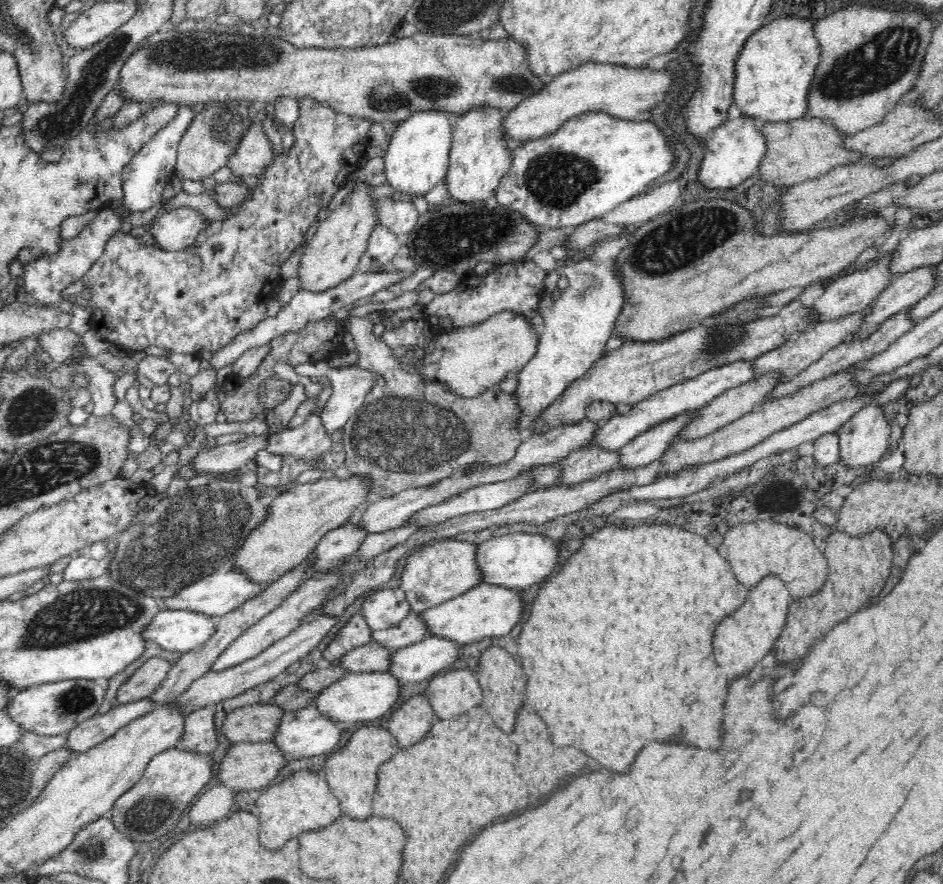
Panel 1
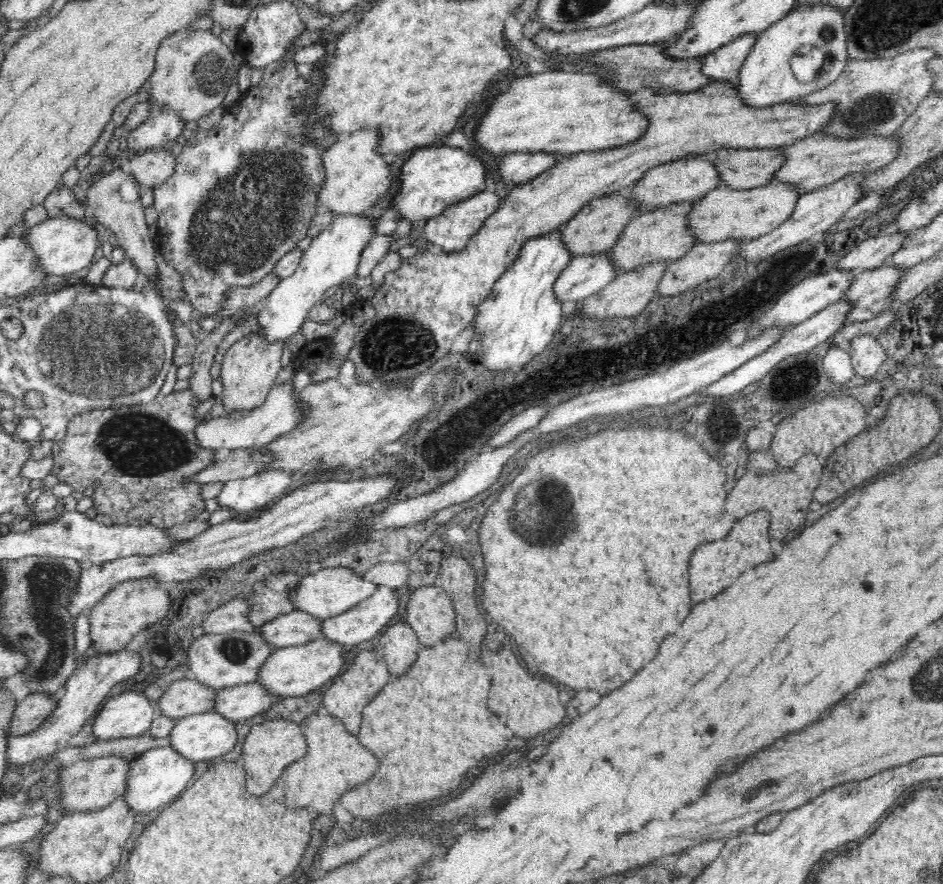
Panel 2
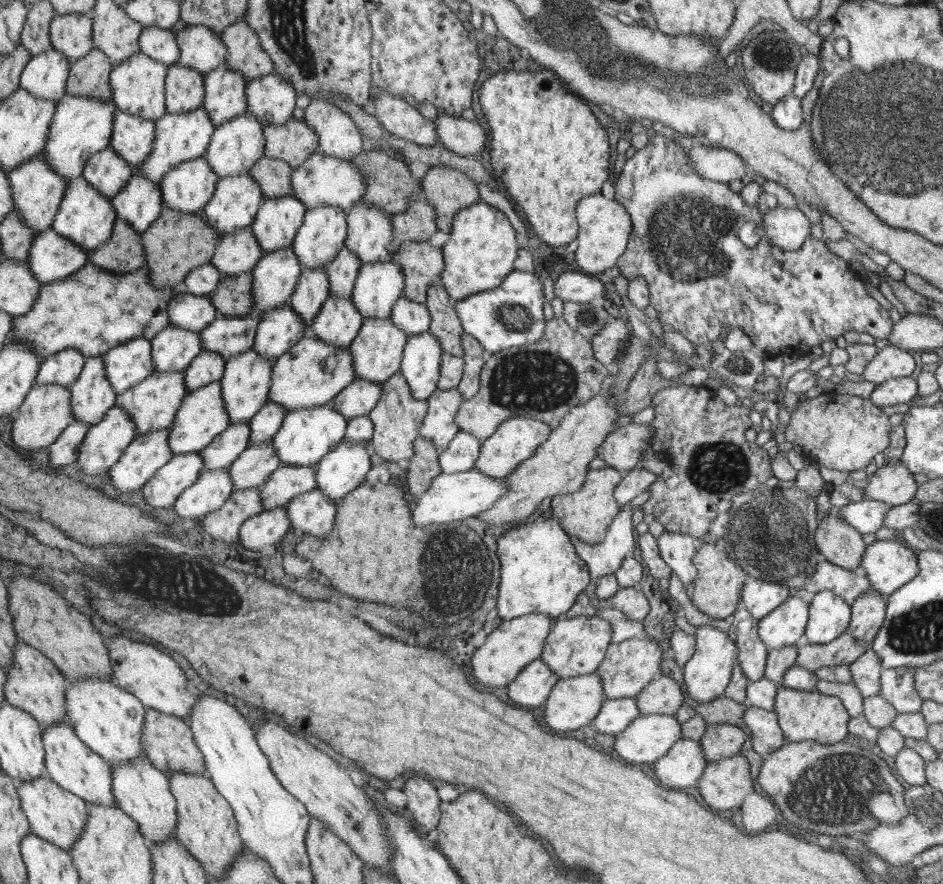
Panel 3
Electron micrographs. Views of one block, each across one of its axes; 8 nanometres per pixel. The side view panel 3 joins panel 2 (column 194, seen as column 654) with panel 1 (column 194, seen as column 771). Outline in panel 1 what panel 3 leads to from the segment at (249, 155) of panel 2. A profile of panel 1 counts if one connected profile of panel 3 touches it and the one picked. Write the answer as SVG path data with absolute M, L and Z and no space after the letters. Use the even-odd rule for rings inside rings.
M302 98L299 101L299 115L296 122L292 125L292 134L296 138L294 146L286 152L286 154L278 154L276 160L268 164L264 168L264 174L260 176L260 186L252 188L250 196L246 202L236 204L227 210L225 219L210 221L210 225L204 229L195 240L192 246L182 250L166 252L153 244L141 243L140 236L131 236L130 233L118 232L114 233L107 242L106 248L102 256L90 267L90 270L83 276L83 291L78 294L75 302L80 306L91 308L90 328L95 330L104 340L115 346L122 346L124 350L137 352L143 350L147 346L159 346L169 352L176 354L192 354L199 356L203 351L218 350L222 345L228 344L234 336L251 329L255 324L267 317L266 306L268 301L273 300L275 296L274 289L283 283L280 275L280 267L290 258L290 255L298 248L303 237L305 236L310 224L316 219L316 214L322 208L328 206L328 202L332 200L332 196L346 184L352 172L360 170L364 165L365 153L371 148L368 138L370 125L373 123L370 119L354 118L351 115L344 114L339 111L325 106L325 104L314 98Z

